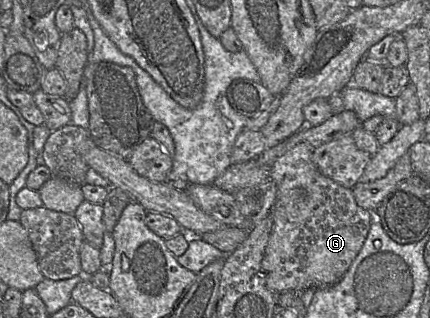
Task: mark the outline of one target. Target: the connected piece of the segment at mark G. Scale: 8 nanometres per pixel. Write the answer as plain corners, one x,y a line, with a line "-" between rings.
299,143
279,157
270,170
270,179
277,186
277,199
271,212
273,226
261,270
267,288
275,295
286,291
319,289
339,281
359,253
374,219
372,211
358,206
352,189
337,184
318,171
312,161
313,150
307,143

